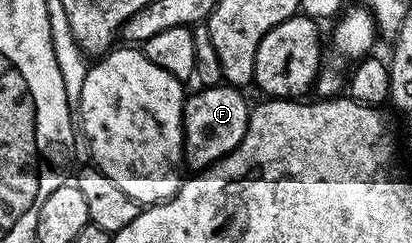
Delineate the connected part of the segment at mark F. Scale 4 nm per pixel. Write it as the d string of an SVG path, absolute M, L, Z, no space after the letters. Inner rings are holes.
M222 85L201 87L185 100L183 129L185 130L184 166L190 172L200 173L229 155L243 141L249 124L251 103L245 100L244 90Z

